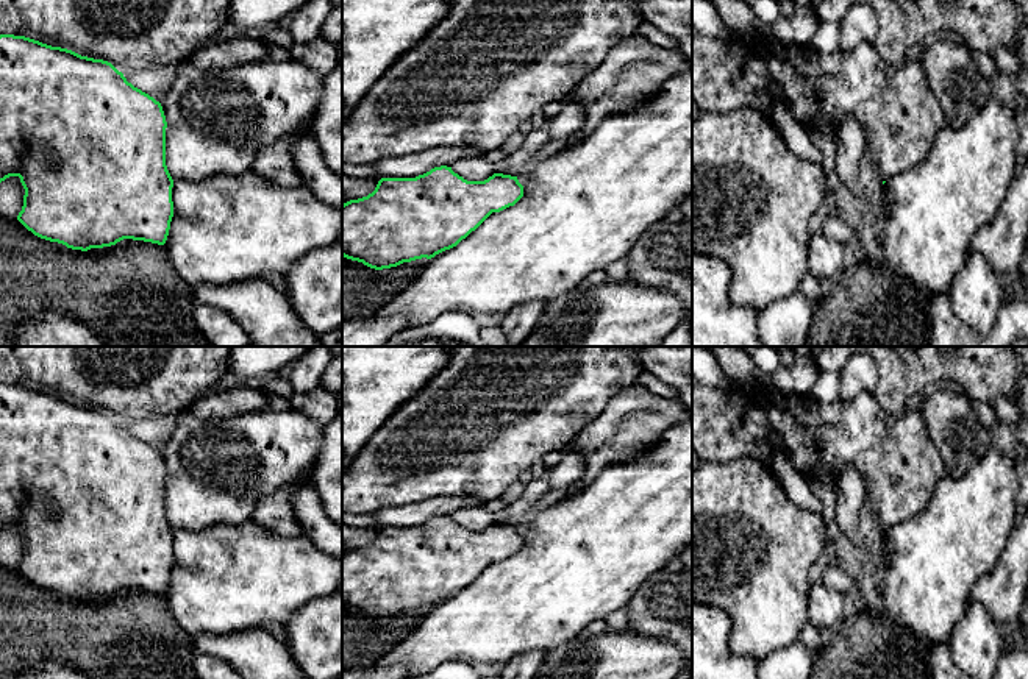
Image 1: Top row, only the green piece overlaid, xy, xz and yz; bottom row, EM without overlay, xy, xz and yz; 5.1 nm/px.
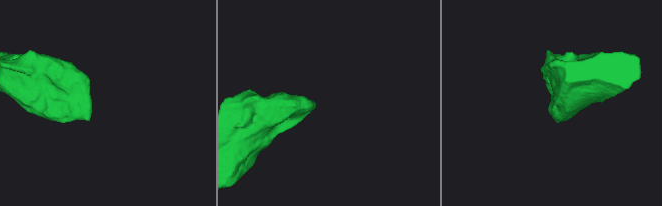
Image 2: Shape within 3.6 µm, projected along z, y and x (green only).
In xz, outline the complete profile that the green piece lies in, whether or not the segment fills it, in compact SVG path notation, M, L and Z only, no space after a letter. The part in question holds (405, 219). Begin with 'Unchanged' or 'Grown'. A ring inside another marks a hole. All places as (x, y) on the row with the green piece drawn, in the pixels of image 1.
Unchanged. M441 165L416 178L381 178L372 194L342 204L342 256L364 265L383 270L416 259L431 259L456 247L475 231L492 212L514 206L523 197L517 176L494 173L484 181L467 181Z

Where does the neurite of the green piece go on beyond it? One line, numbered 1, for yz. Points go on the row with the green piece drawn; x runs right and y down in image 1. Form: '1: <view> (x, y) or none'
1: none

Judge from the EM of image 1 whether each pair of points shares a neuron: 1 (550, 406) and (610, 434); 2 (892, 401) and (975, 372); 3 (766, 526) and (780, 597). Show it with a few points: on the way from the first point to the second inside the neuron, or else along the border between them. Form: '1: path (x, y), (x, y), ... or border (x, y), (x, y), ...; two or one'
1: border (613, 397), (571, 440); two
2: path (913, 381), (924, 370), (955, 370); one
3: path (766, 543), (769, 550), (769, 579); one

